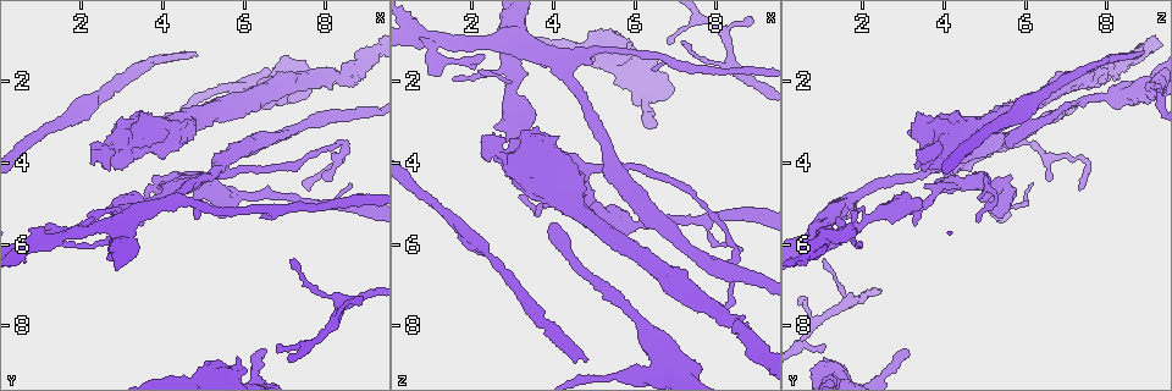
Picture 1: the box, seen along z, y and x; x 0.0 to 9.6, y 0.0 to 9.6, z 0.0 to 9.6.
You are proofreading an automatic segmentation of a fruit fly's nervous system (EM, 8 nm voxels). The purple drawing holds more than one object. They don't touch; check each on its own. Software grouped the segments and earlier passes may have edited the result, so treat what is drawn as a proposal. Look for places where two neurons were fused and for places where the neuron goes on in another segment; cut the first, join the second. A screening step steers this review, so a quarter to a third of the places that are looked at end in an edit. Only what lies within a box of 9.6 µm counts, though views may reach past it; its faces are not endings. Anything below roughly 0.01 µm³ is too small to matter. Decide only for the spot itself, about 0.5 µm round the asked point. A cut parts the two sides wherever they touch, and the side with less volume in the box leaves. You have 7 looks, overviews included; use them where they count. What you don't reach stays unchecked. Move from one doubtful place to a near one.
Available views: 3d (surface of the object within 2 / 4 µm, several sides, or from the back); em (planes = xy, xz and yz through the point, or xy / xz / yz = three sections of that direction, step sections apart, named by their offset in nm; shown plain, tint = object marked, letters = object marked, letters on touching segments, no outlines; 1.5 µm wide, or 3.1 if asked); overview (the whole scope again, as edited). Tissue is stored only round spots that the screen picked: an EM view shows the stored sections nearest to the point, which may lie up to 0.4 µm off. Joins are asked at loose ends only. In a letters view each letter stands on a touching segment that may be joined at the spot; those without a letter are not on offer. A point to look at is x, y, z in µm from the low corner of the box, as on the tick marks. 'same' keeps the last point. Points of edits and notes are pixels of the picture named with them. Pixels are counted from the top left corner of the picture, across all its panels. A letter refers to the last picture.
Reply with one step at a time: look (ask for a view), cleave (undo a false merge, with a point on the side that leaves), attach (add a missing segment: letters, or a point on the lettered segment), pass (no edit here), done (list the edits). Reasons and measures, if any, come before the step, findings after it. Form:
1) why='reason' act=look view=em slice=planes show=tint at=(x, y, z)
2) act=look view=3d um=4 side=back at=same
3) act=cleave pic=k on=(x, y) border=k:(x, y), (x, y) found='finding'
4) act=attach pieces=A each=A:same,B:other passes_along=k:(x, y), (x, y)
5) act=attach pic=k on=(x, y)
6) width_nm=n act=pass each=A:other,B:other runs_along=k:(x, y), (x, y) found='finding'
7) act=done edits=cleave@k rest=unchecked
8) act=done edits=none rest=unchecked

why='four arms meet' act=look view=em slice=xz step=4 show=tint at=(1.05, 5.95, 0.90)

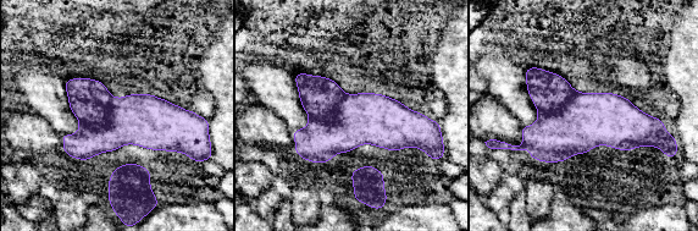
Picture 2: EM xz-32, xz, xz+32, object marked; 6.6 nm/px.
why='another direction' act=look view=em slice=xy step=8 show=letters at=same

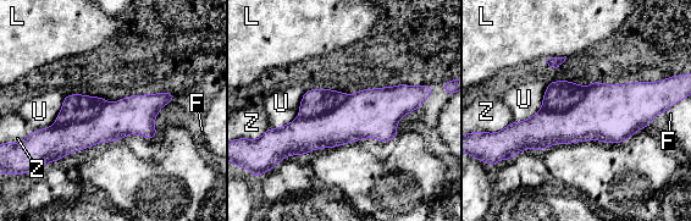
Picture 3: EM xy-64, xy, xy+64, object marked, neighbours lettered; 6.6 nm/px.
width_nm=260 longest_contact=U:340nm act=cleave pic=3 on=(76, 108) each=F:other,L:other,U:other,Z:other found='a second neuron is stuck on'

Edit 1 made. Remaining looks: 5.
act=look view=overview

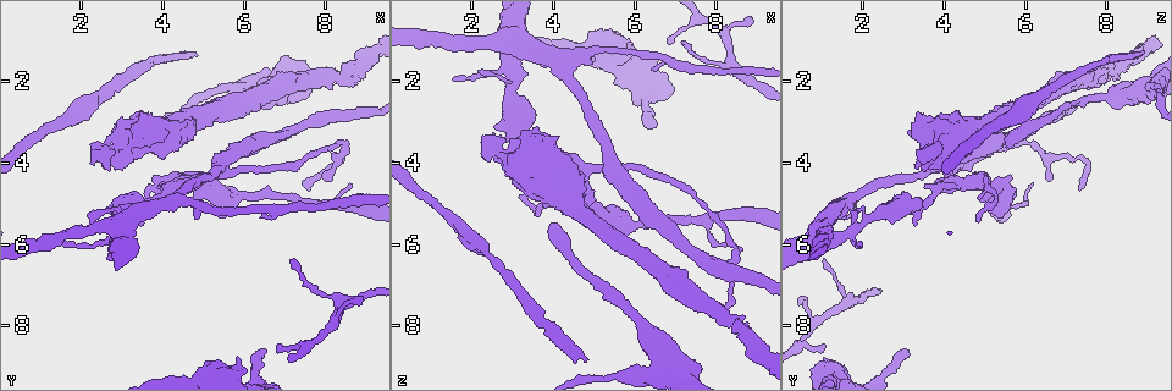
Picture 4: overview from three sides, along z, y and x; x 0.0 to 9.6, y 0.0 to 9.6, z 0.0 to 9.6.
why='an open end' act=look view=em slice=xy step=4 show=letters at=(7.20, 6.35, 1.00)

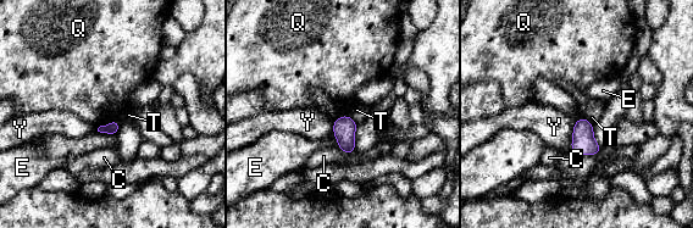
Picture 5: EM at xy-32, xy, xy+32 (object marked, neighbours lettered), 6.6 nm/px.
why='another direction' act=look view=em slice=planes show=letters at=same

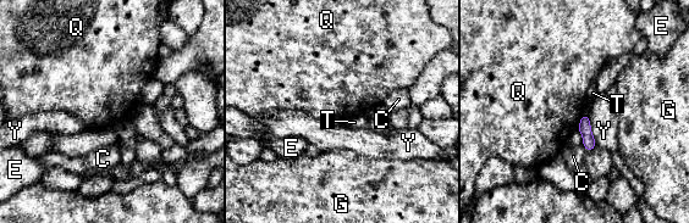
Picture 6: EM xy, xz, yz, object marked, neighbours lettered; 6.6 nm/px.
act=pass each=C:other,E:other,G:other,Q:other,T:other,Y:other found='no lettered segment goes on from it'

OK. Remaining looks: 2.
why='side arm on a straight run' act=look view=3d um=4 at=(5.45, 4.00, 4.10)

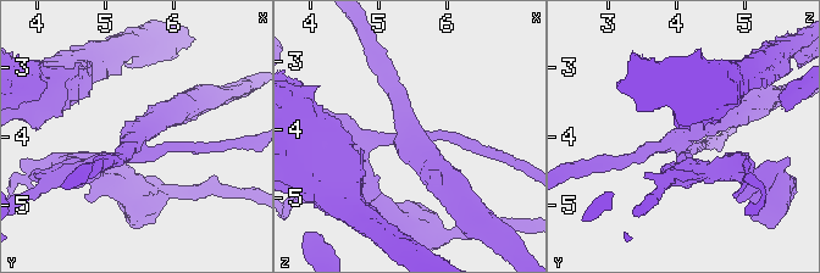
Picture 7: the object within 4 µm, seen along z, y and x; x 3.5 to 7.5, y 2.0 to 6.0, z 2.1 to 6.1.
arms=3 arm_widths_nm=180,190,320 act=look view=em slice=planes show=letters at=(5.55, 4.05, 4.10)

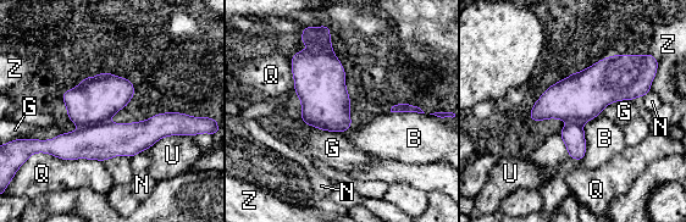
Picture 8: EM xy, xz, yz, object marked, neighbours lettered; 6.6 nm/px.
longest_contact=Q:460nm act=cleave pic=8 on=(94, 100) each=B:other,G:other,N:other,Q:other,U:other,Z:other border=8:(106, 120), (82, 128) found='a second neuron is stuck on'

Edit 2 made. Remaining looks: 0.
act=done edits=cleave@3,cleave@8 rest=unchecked

